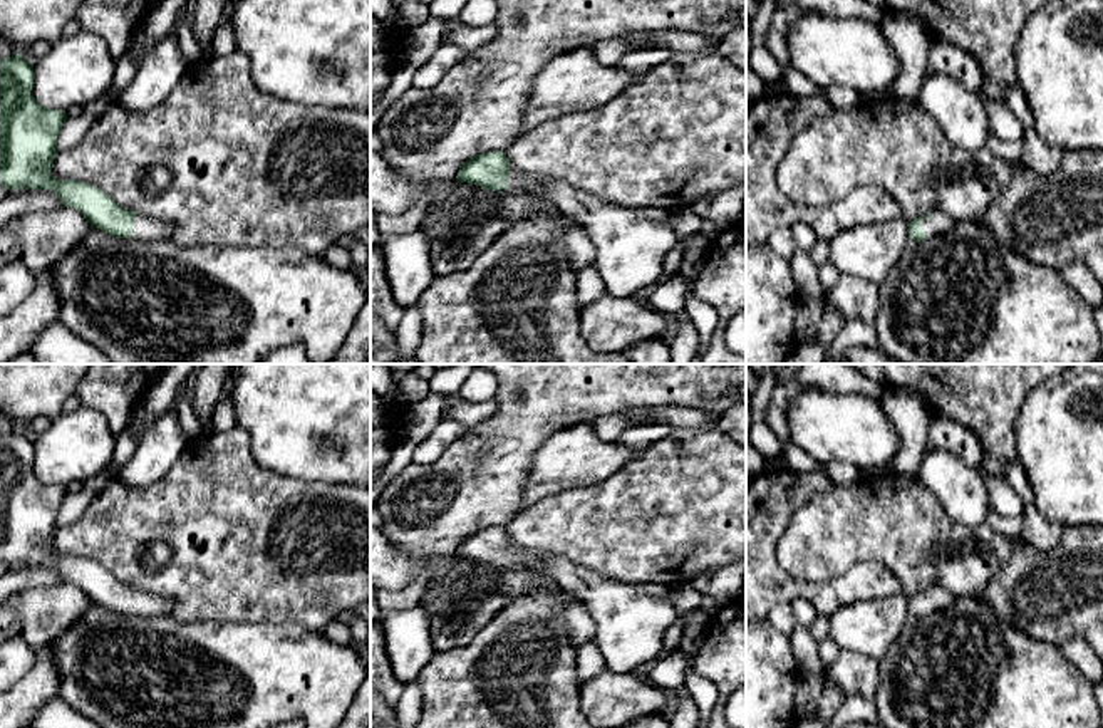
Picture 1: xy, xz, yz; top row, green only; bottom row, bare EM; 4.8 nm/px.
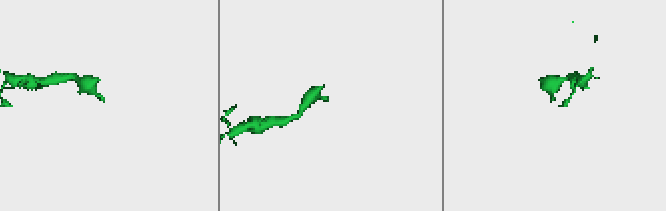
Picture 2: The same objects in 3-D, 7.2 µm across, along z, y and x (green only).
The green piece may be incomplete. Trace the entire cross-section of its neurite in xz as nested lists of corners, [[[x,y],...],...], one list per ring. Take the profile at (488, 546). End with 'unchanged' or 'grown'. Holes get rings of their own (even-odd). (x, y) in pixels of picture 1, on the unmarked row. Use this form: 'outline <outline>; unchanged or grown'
outline [[[486,527],[463,538],[456,557],[491,567],[525,567],[548,574],[580,599],[597,631],[593,644],[612,673],[654,664],[667,629],[679,619],[664,584],[625,584],[597,575],[560,555],[541,555],[515,545],[505,527]]]; grown

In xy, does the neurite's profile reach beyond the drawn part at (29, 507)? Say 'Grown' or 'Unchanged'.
Grown

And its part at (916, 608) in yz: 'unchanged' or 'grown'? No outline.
grown

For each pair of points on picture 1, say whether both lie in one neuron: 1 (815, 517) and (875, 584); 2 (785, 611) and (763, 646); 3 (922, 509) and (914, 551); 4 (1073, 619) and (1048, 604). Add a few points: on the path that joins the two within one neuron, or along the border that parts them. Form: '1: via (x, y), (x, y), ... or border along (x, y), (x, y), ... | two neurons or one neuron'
1: border along (892, 572), (875, 561), (859, 561), (820, 581) | two neurons
2: border along (766, 618), (788, 636) | two neurons
3: via (914, 519), (914, 540) | one neuron
4: via (1066, 613), (1055, 604) | one neuron

